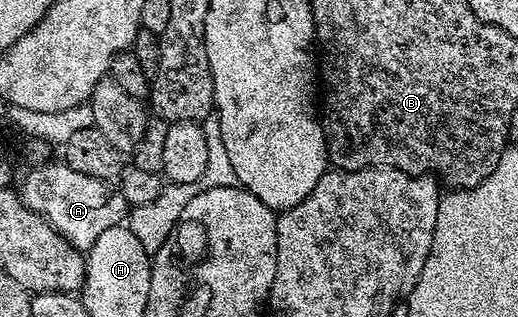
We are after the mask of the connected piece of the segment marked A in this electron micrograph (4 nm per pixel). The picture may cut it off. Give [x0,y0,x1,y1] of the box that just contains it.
[17,161,129,249]

